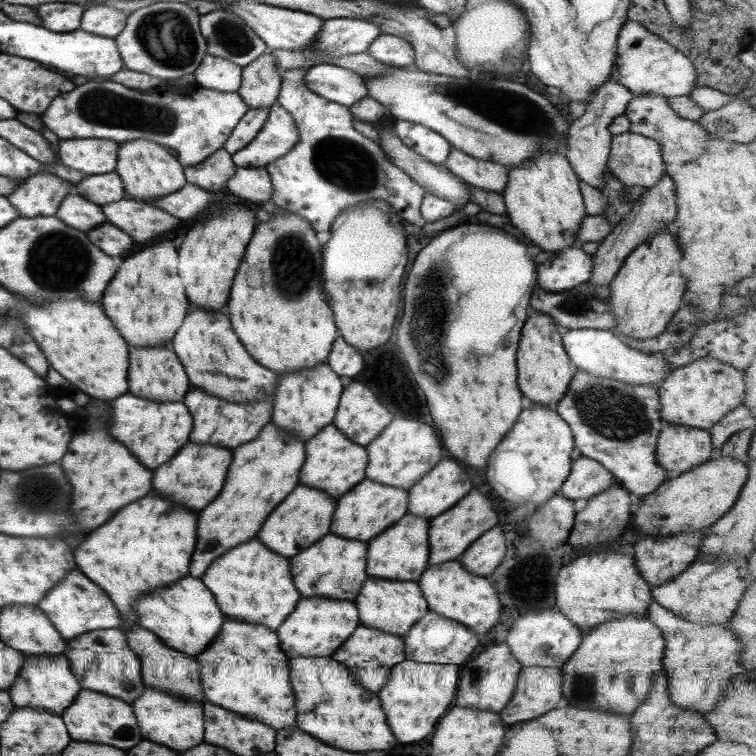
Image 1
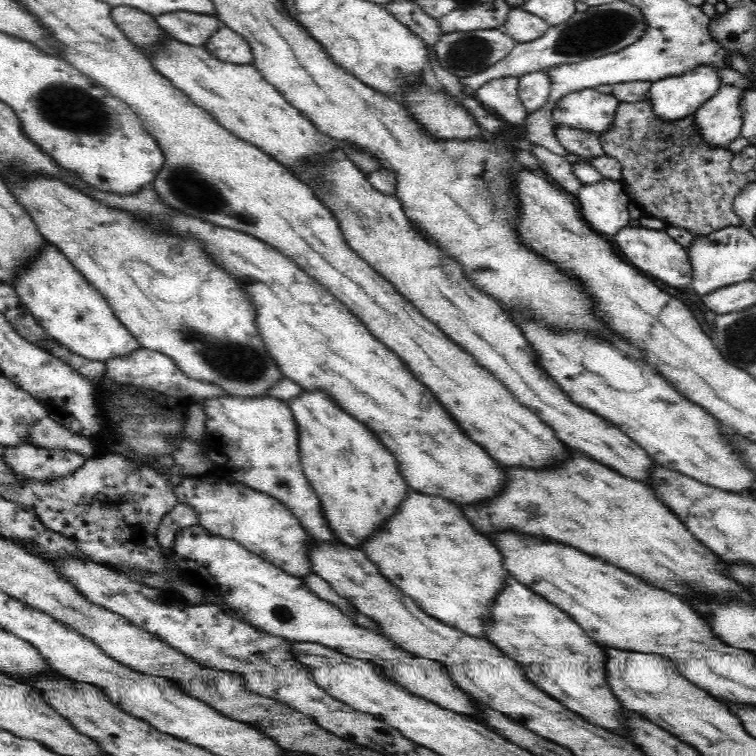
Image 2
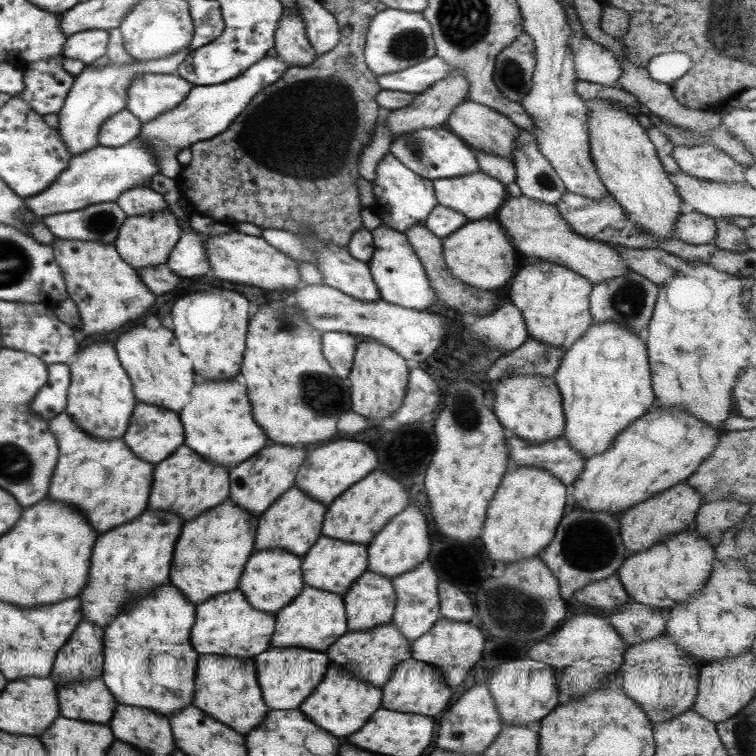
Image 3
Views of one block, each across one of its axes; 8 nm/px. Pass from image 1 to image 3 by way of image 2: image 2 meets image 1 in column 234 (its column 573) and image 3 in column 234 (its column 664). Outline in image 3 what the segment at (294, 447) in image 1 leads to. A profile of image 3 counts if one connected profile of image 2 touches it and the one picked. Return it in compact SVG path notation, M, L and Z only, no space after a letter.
M223 501L215 508L185 522L181 526L181 534L177 538L177 560L173 552L173 562L169 570L169 582L181 590L181 594L191 604L201 604L215 594L231 592L237 588L237 580L241 570L253 552L253 536L255 536L257 518L243 512L231 502Z

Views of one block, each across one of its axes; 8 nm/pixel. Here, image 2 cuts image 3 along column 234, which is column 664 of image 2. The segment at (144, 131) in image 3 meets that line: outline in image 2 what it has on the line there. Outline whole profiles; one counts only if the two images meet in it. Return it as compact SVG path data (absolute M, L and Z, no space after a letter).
M698 64L698 66L694 66L692 70L687 70L682 75L675 75L654 82L651 84L649 91L654 114L666 120L684 118L688 114L695 114L702 104L716 94L721 84L719 68L709 64Z

